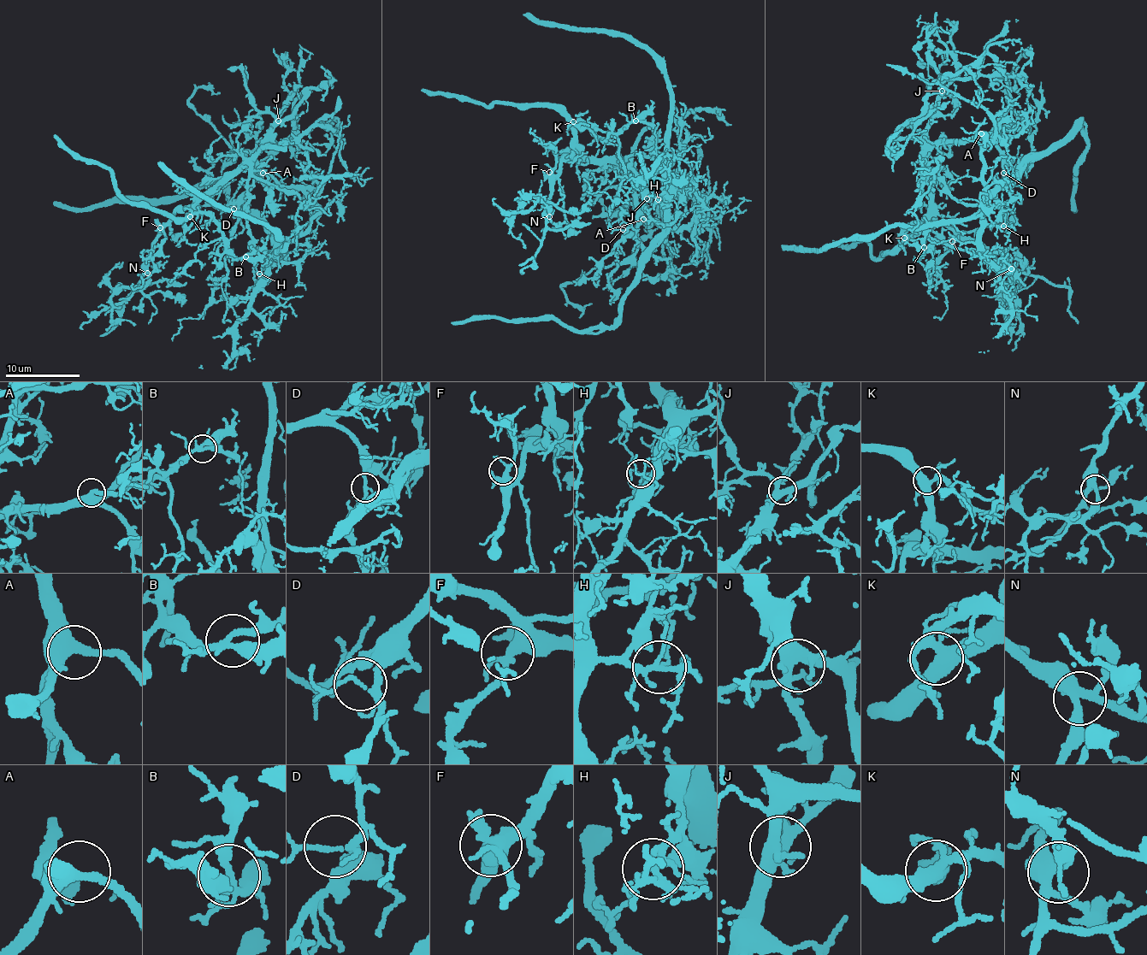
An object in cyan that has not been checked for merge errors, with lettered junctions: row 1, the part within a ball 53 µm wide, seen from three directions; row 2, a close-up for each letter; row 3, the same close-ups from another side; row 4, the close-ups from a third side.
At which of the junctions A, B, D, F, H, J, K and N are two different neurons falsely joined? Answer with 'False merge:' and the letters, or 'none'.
False merge: H

